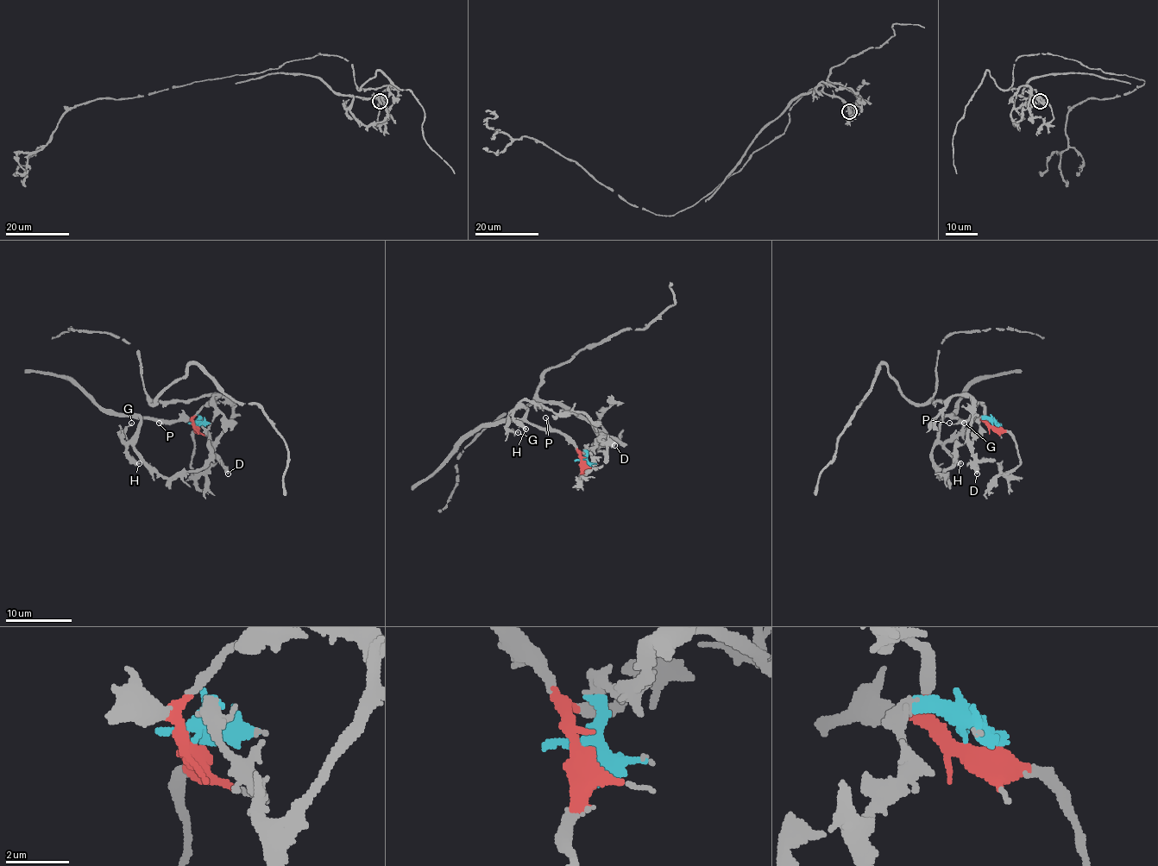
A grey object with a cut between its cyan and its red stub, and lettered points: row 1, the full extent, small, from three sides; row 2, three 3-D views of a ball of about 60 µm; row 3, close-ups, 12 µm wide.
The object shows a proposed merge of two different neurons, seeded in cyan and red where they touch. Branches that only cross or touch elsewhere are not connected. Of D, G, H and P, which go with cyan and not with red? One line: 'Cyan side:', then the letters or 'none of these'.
Cyan side: D

